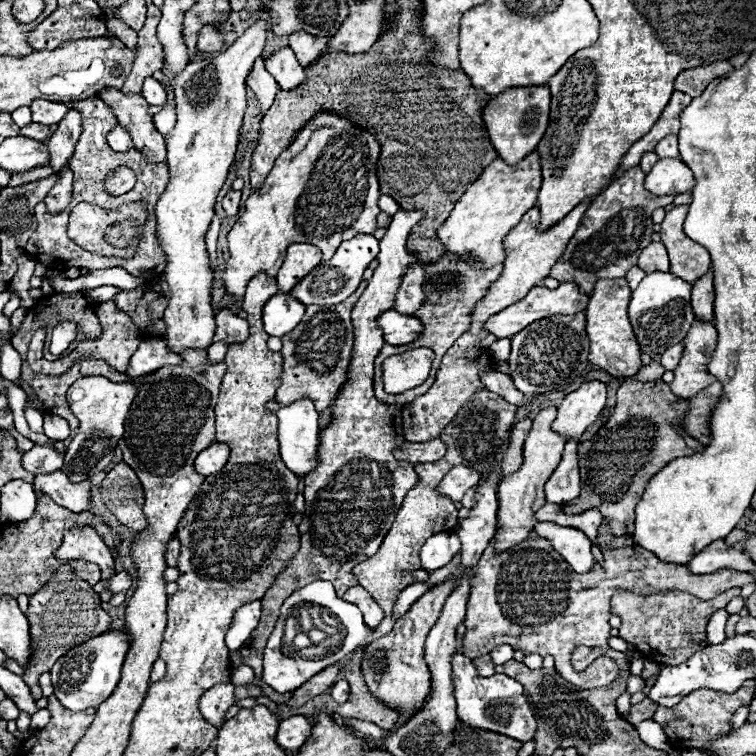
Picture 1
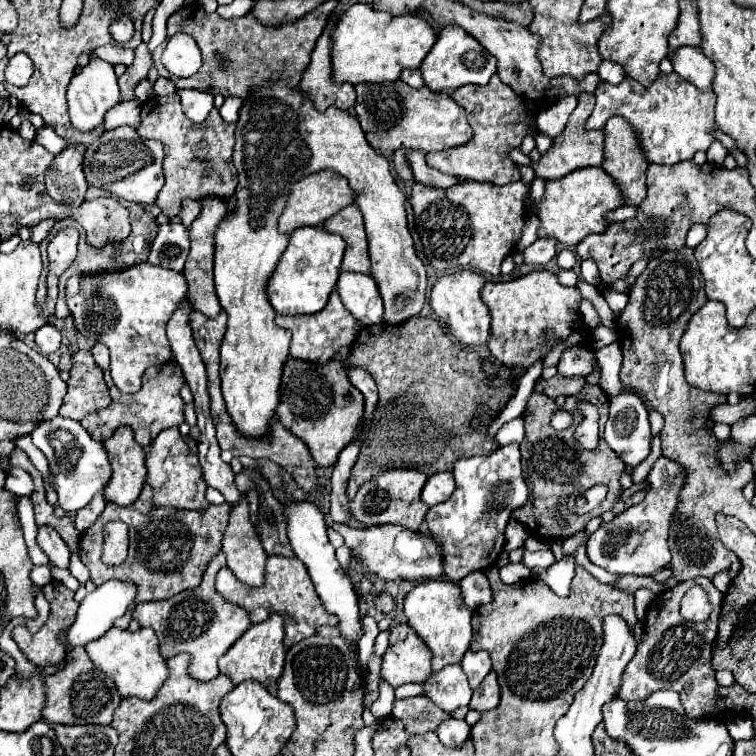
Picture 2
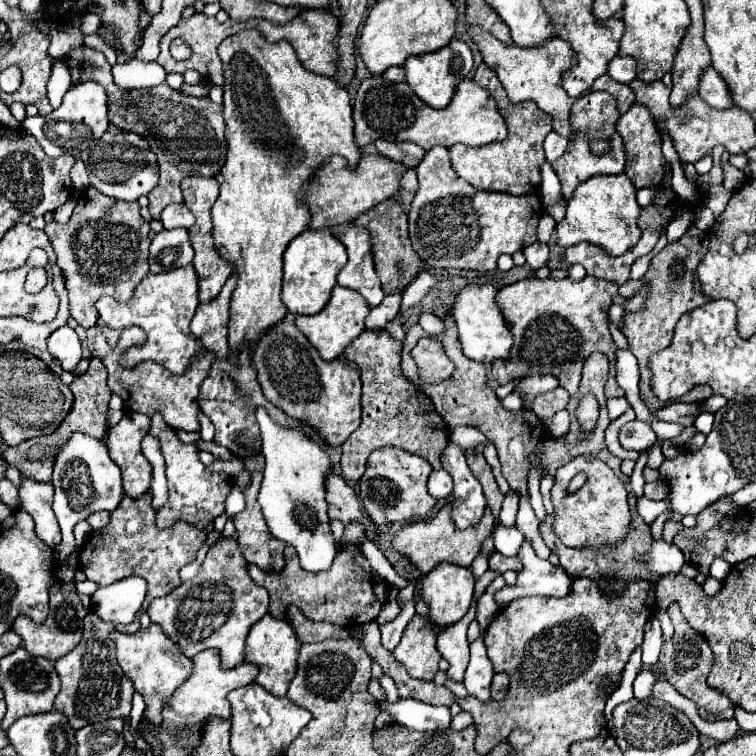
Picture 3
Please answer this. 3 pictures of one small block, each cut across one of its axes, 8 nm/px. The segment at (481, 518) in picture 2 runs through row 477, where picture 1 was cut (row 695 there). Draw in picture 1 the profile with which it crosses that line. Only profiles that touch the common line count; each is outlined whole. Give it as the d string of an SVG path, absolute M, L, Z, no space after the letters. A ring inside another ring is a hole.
M460 652L452 654L452 684L454 684L454 696L458 704L458 718L472 728L484 728L492 732L502 732L518 742L532 740L536 732L536 718L524 698L524 690L520 682L504 676L494 674L490 678L478 676L474 664L470 658L466 658Z

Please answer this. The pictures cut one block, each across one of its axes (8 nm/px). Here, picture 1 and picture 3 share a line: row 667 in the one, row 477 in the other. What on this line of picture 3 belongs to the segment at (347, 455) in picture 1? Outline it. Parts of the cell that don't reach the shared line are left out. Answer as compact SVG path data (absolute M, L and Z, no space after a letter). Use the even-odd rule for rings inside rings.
M250 472L250 484L244 488L246 508L234 516L238 546L250 564L256 564L268 572L282 572L286 544L268 532L264 516L260 516L260 506L256 502L260 482L262 472Z

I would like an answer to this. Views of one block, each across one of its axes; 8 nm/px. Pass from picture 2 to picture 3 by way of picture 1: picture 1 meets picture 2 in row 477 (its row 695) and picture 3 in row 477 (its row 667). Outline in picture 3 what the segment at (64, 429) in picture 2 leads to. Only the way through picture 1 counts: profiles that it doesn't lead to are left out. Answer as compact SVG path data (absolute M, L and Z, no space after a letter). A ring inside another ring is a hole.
M82 432L72 434L68 444L56 456L56 468L54 468L52 484L56 490L54 512L56 512L56 518L60 522L60 530L62 530L62 542L56 548L56 552L58 552L58 560L62 564L64 558L72 550L76 550L72 528L80 520L86 520L90 514L94 514L98 510L108 510L108 512L116 510L124 498L124 488L122 488L120 468L110 460L106 444L102 440L96 440L96 438L82 434Z

